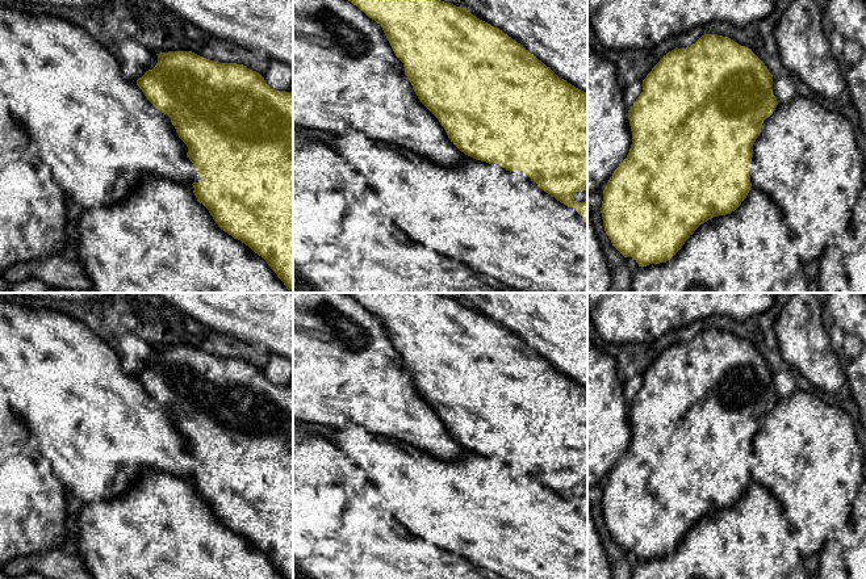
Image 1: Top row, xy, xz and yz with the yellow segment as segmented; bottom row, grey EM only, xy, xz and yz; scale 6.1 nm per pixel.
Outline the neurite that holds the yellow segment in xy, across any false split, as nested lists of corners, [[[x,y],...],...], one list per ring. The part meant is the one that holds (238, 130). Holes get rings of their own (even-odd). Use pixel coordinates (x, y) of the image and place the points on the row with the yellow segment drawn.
[[[168,51],[168,53],[160,53],[158,55],[158,63],[152,70],[148,70],[145,72],[142,77],[137,80],[137,85],[142,89],[145,93],[146,98],[162,113],[167,114],[171,118],[172,125],[176,129],[176,133],[179,138],[187,144],[188,152],[187,158],[193,163],[197,173],[202,177],[201,181],[196,181],[194,176],[194,182],[192,184],[194,190],[194,196],[200,204],[202,204],[213,217],[214,222],[218,225],[221,230],[231,235],[234,239],[240,240],[246,246],[248,246],[255,253],[262,256],[267,264],[271,267],[271,269],[277,274],[277,277],[284,282],[289,293],[293,293],[293,92],[279,92],[271,88],[264,77],[250,68],[247,68],[243,64],[237,64],[237,63],[219,63],[216,60],[206,59],[204,56],[200,56],[192,51]]]

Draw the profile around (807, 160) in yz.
[[[798,96],[787,105],[778,104],[761,127],[753,144],[749,164],[752,188],[771,198],[782,211],[790,230],[792,248],[803,264],[819,260],[831,239],[841,235],[852,221],[854,204],[865,186],[862,177],[865,164],[852,123],[819,97]]]

